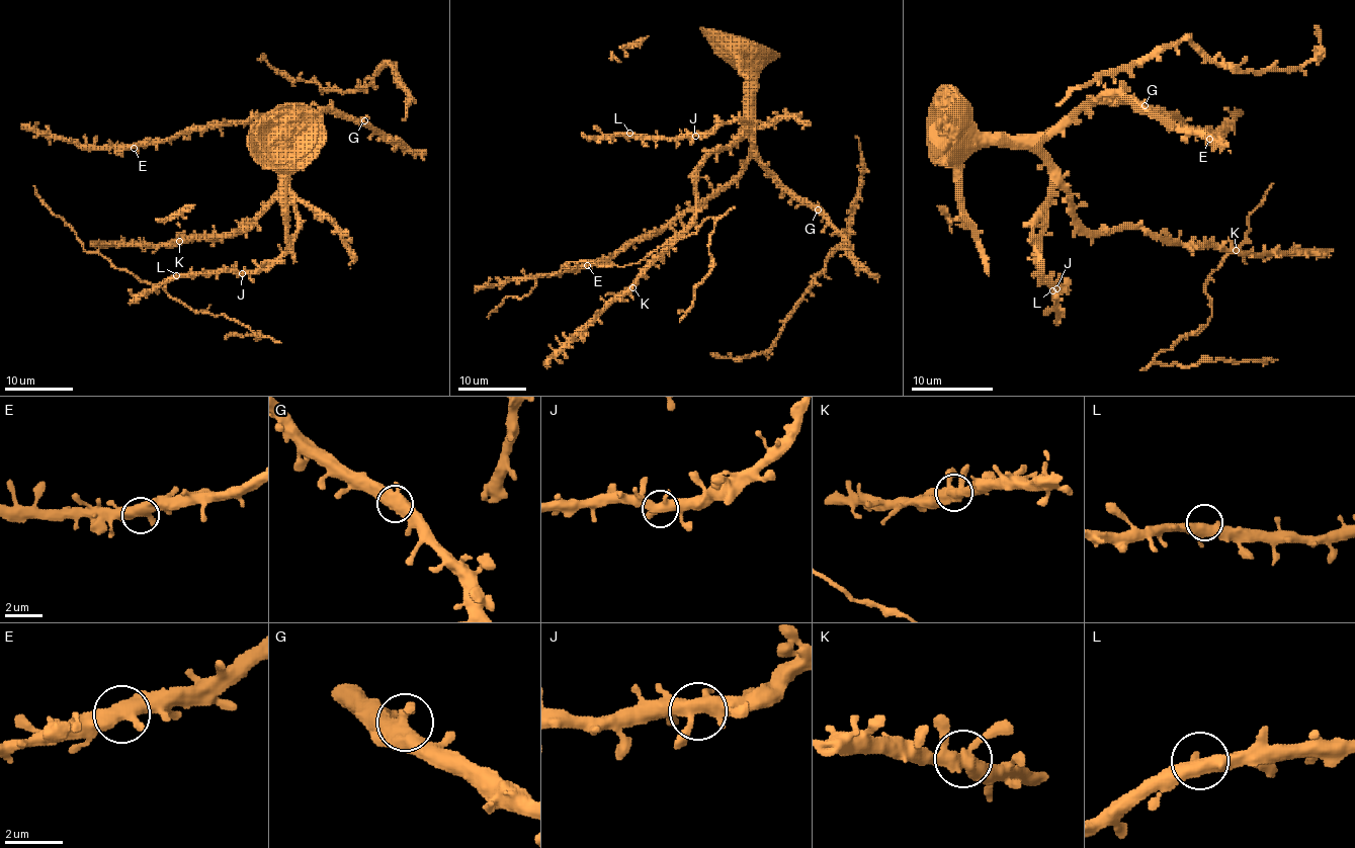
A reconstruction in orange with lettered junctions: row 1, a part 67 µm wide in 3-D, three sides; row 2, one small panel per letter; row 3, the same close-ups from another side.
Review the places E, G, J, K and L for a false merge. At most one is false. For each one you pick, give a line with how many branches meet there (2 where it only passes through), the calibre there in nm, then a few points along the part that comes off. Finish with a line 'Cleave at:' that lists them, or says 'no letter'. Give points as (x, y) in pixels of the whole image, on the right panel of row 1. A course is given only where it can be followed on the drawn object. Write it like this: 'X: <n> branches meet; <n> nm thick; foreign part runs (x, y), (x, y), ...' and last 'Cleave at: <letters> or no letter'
Cleave at: no letter

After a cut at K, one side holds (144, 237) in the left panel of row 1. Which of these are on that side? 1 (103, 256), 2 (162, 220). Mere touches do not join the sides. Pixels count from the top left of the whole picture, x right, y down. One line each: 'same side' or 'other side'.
1: other side
2: other side

